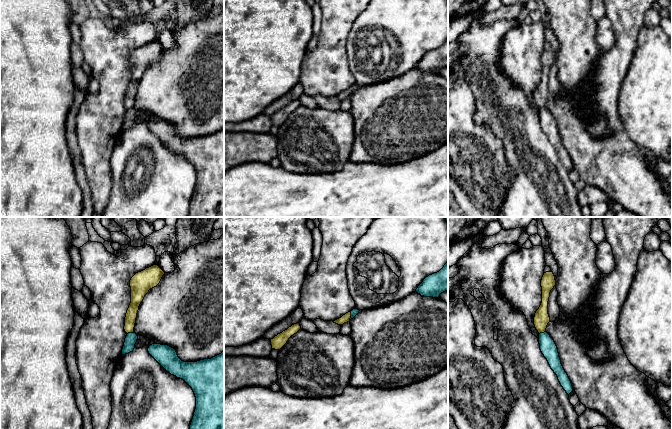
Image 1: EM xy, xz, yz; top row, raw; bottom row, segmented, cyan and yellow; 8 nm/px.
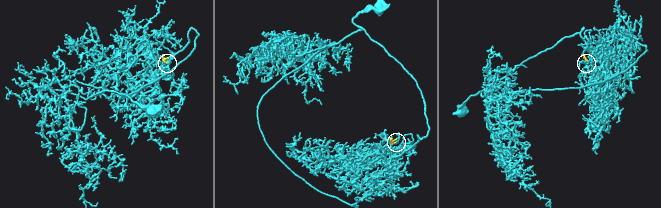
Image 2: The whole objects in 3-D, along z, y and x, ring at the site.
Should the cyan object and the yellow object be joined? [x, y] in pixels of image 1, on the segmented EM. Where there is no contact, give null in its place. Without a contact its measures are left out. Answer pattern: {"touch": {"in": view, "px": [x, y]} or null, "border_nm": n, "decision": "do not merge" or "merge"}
{"touch": {"in": "xy", "px": [130, 333]}, "border_nm": 60, "decision": "do not merge"}

